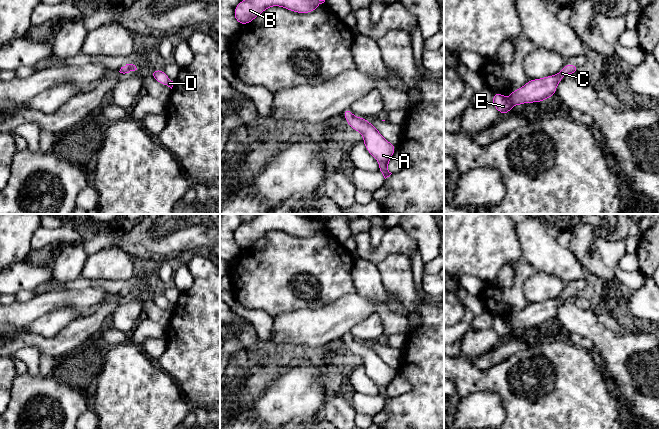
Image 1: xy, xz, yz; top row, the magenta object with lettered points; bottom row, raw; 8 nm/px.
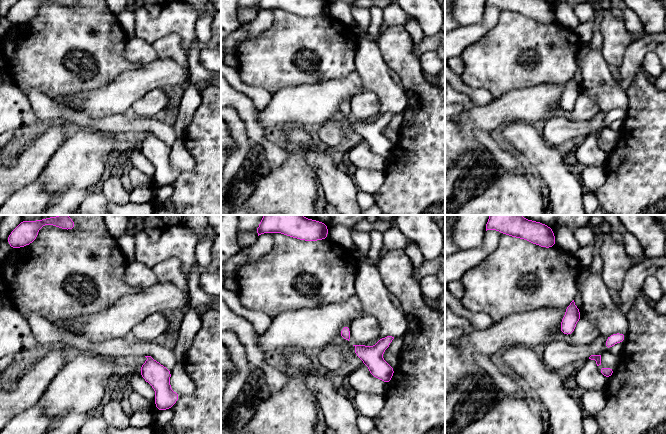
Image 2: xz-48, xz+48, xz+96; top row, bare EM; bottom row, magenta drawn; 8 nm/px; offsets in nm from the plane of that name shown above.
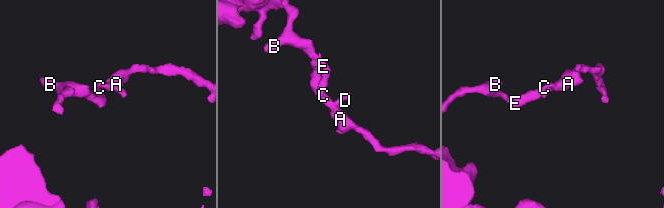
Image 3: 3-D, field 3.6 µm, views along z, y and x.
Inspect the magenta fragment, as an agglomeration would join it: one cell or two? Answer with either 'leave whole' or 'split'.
leave whole

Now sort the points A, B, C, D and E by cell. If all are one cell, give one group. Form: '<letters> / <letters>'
A B C D E

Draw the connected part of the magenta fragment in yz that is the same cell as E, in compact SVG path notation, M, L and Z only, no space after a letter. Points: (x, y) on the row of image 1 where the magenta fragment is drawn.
M567 63L558 74L529 80L523 87L514 90L508 98L494 92L492 105L503 115L509 113L515 105L542 102L556 94L556 87L565 75L576 72L579 72L579 68Z

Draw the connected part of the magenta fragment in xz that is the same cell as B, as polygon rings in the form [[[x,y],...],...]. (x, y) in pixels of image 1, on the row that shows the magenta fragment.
[[[241,0],[234,9],[234,16],[241,25],[253,21],[271,6],[280,6],[296,13],[311,13],[325,0]]]

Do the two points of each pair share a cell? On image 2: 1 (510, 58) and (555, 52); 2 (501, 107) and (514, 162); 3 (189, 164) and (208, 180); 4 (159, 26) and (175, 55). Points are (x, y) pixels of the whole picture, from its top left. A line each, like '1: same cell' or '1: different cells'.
1: same cell
2: different cells
3: different cells
4: different cells

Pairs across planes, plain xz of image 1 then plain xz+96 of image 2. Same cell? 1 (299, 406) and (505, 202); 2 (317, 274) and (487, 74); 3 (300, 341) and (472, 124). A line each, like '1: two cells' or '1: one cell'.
1: one cell
2: one cell
3: one cell

